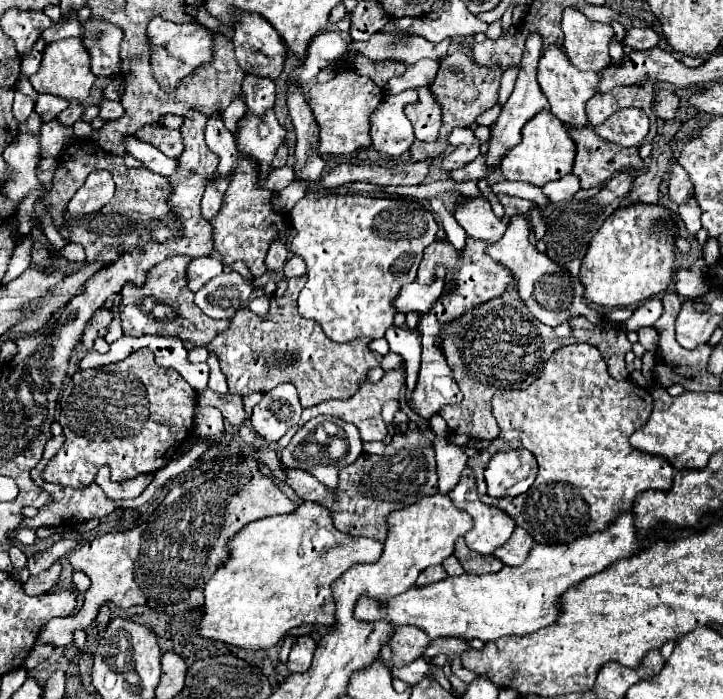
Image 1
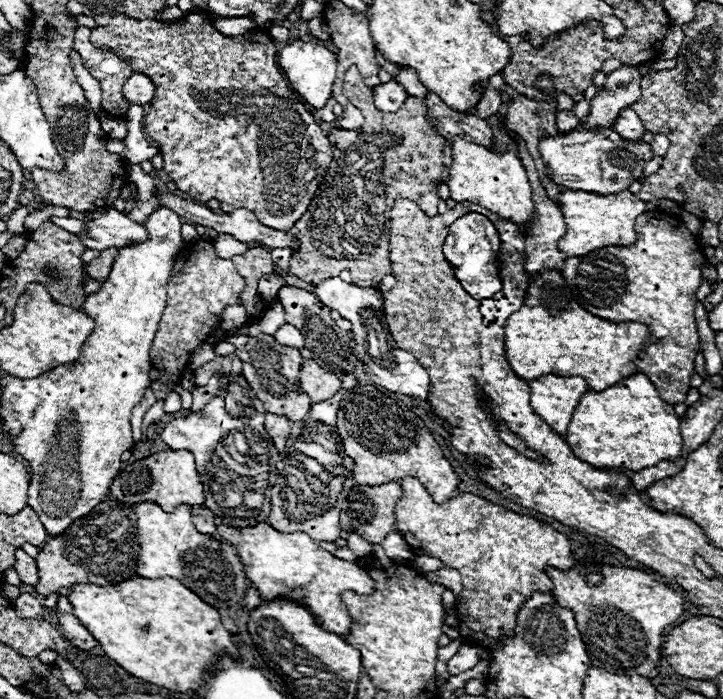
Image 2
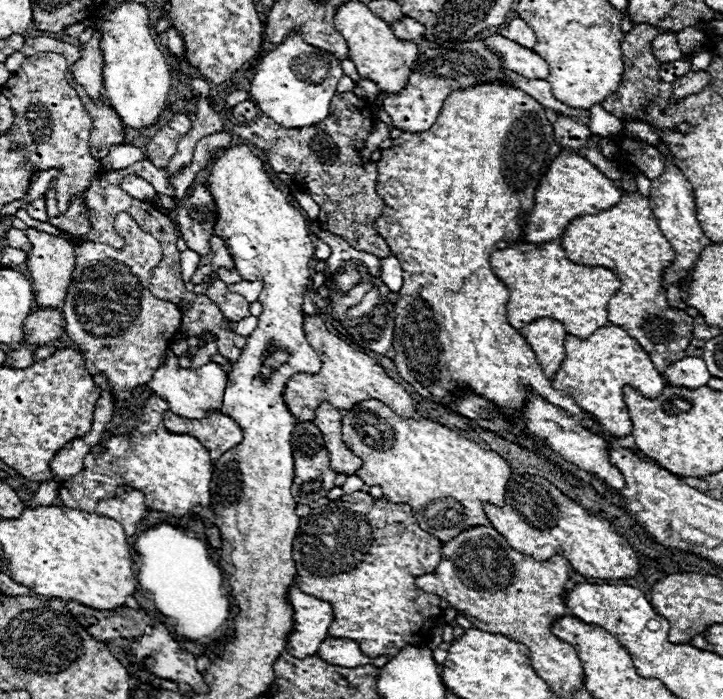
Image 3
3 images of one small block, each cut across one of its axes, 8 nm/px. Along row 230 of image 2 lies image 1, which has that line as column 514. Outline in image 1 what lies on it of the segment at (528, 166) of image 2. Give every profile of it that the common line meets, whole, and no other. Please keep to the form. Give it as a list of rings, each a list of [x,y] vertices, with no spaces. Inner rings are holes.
[[[516,528],[512,532],[512,536],[508,538],[506,544],[502,544],[494,556],[502,562],[502,564],[508,564],[508,566],[516,566],[516,564],[522,564],[522,560],[526,560],[530,548],[534,546],[534,540],[532,536],[524,530],[524,528]]]

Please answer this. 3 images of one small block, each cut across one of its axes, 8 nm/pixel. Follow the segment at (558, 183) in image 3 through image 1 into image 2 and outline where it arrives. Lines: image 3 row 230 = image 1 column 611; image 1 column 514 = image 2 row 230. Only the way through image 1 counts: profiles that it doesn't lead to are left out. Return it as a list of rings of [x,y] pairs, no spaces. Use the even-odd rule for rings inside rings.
[[[564,190],[558,196],[558,206],[566,220],[566,234],[560,238],[558,248],[566,256],[584,256],[590,250],[598,250],[604,246],[630,246],[636,242],[634,222],[640,214],[646,212],[646,202],[642,202],[630,190],[622,190],[618,194],[594,194],[584,190]]]

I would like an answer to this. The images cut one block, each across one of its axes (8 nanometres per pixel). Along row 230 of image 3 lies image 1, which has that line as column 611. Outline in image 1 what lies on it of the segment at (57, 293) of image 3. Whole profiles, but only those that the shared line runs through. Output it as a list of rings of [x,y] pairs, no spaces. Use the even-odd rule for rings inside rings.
[[[566,8],[562,16],[564,50],[576,68],[602,72],[610,66],[608,46],[614,30],[610,24],[590,24],[584,18],[576,8]]]

